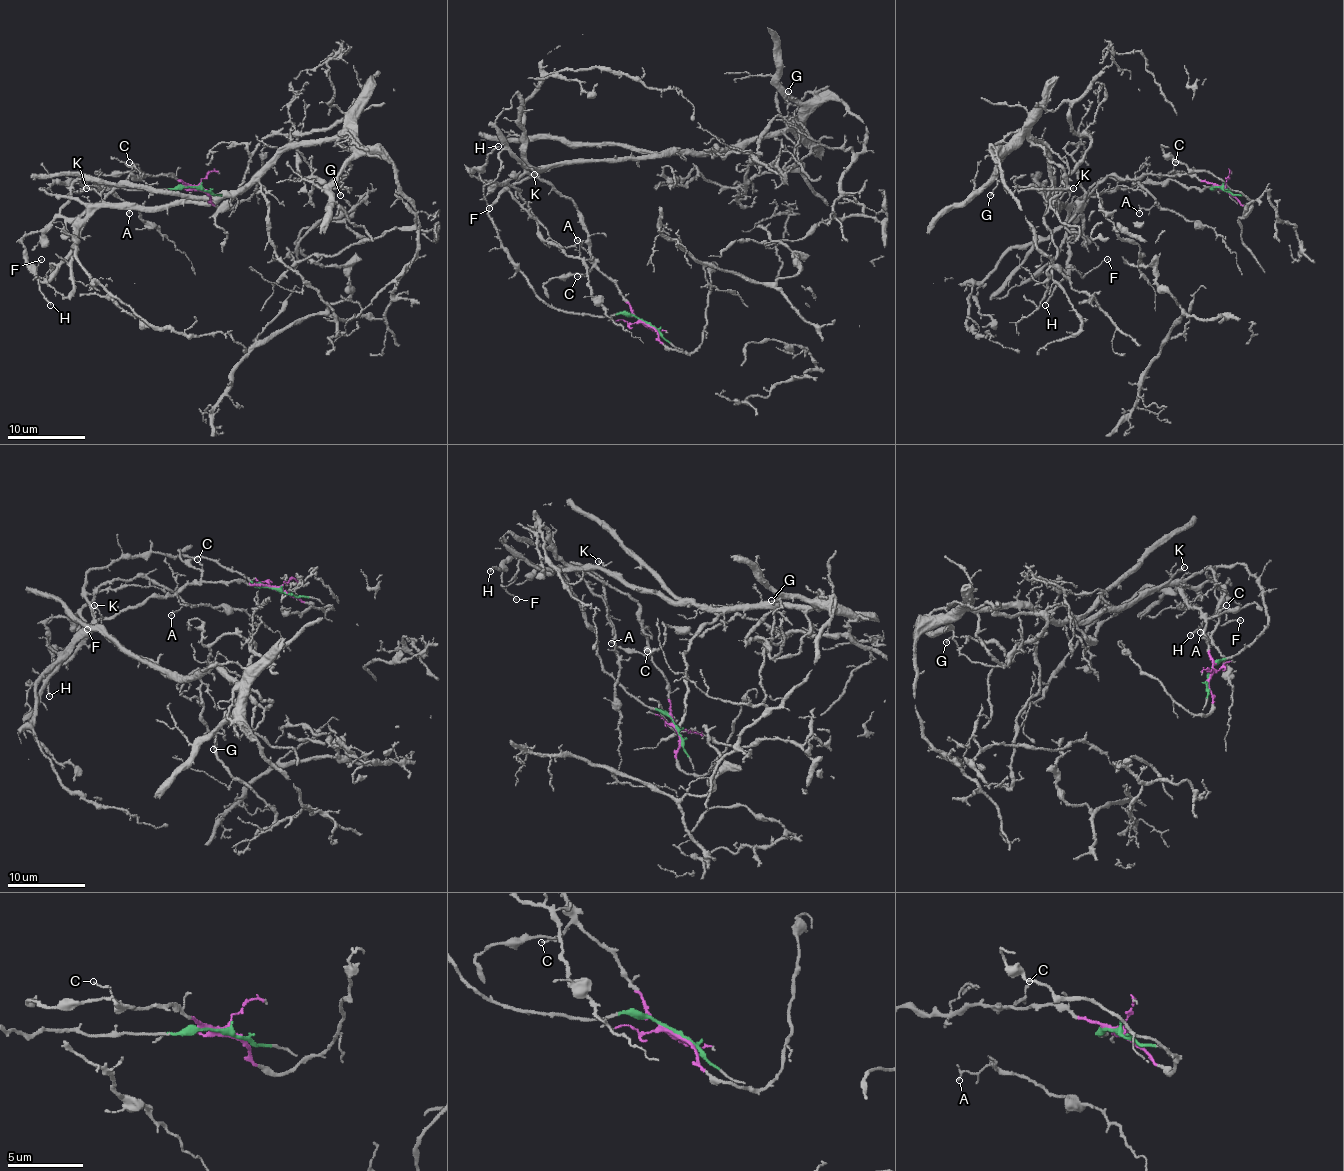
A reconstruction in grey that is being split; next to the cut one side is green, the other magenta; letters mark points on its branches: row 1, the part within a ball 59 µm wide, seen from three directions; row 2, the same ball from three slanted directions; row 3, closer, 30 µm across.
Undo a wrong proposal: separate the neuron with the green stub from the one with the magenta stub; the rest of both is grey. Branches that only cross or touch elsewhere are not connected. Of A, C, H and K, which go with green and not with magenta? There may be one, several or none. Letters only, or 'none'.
K

